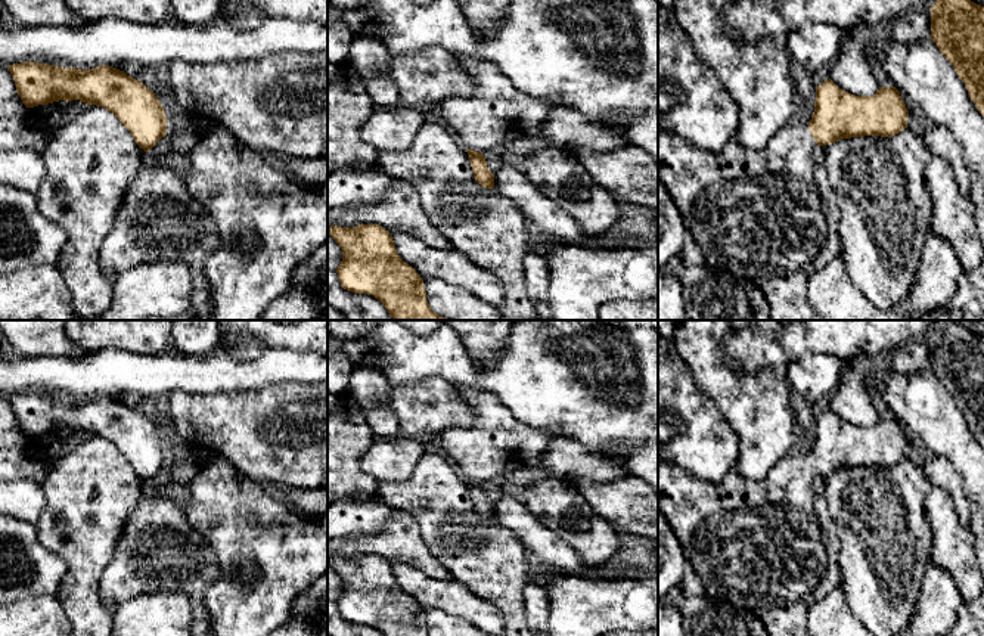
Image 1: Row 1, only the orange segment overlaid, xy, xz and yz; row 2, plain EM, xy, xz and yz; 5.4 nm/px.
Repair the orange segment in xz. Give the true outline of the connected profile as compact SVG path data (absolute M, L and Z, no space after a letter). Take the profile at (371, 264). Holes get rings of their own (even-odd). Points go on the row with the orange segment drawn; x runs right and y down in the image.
M330 226L328 233L342 249L336 273L344 289L373 295L394 320L450 320L431 310L423 279L400 258L382 226Z

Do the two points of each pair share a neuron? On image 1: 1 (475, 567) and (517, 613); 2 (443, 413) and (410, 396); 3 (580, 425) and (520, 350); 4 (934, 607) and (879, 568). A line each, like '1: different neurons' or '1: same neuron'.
1: same neuron
2: same neuron
3: same neuron
4: different neurons

